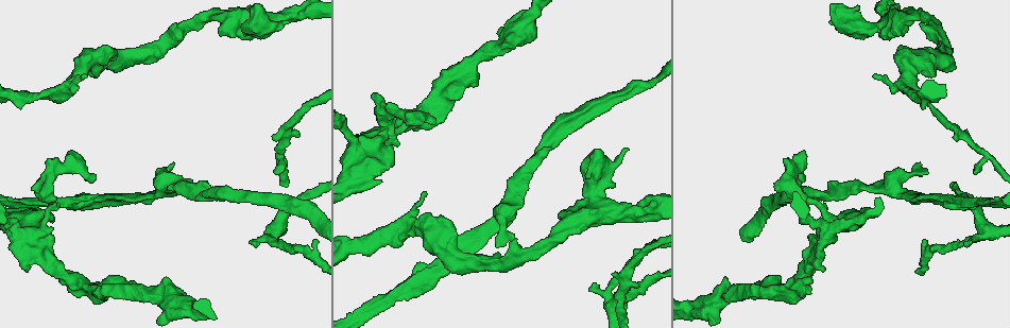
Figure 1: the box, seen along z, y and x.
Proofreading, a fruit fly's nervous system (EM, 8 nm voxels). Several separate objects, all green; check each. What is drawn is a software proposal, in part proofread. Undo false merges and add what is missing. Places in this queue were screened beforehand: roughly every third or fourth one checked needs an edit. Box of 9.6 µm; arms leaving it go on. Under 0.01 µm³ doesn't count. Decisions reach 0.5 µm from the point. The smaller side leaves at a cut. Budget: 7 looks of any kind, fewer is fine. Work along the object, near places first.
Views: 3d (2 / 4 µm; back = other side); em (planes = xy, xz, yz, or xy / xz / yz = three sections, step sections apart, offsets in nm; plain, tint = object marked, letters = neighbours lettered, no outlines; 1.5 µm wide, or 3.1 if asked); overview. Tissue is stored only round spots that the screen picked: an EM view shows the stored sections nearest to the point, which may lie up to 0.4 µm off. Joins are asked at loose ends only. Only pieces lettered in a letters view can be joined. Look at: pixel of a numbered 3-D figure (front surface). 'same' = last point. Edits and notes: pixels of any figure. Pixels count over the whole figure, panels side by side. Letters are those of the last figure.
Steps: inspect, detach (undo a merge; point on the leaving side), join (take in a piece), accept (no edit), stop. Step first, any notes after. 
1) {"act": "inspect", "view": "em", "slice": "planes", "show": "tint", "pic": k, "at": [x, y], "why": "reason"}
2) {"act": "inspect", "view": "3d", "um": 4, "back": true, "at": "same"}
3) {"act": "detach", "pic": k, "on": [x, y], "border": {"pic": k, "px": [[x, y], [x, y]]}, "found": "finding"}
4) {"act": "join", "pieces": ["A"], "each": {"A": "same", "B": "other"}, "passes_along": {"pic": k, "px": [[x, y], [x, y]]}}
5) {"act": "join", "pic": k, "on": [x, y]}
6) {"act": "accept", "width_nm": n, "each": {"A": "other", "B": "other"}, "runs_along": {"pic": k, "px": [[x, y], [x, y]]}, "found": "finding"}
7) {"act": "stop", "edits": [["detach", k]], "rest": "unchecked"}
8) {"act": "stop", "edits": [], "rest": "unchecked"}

{"act": "inspect", "view": "em", "um": 3.1, "slice": "xy", "step": 8, "show": "tint", "pic": 1, "at": [591, 204], "why": "a fork"}

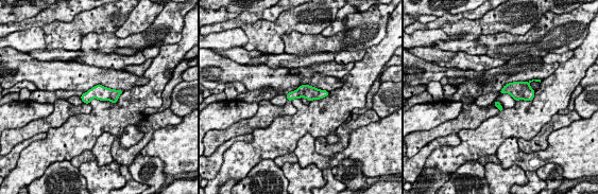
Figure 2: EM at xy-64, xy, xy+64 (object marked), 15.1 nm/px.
{"act": "inspect", "view": "em", "um": 3.1, "slice": "planes", "show": "tint", "at": "same"}

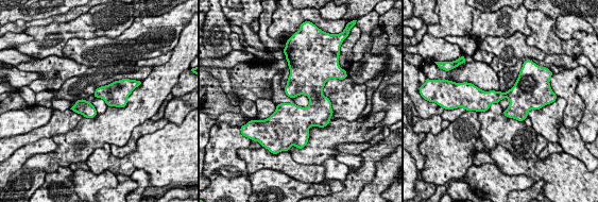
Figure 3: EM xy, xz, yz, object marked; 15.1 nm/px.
{"act": "inspect", "view": "em", "um": 3.1, "slice": "planes", "show": "letters", "at": "same"}

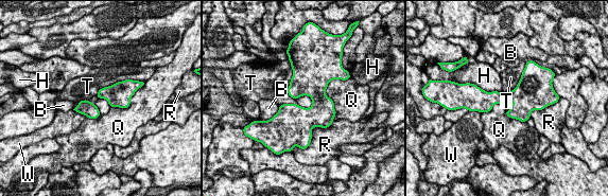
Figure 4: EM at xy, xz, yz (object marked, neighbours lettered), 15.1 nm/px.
{"act": "accept", "width_nm": 130, "each": {"B": "other", "H": "other", "Q": "other", "R": "other", "T": "other", "W": "other"}, "border": {"pic": 4, "px": [[127, 78], [104, 86], [98, 90]]}, "found": "one neuron here"}

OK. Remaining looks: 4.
{"act": "inspect", "view": "3d", "um": 2, "pic": 1, "at": [831, 21], "why": "free end"}

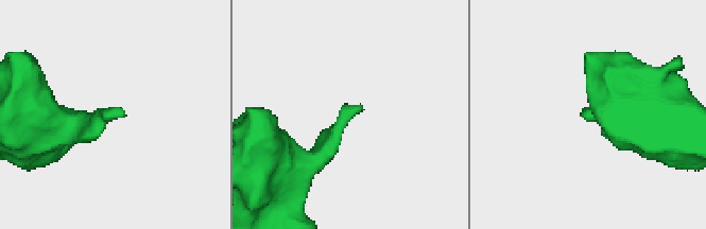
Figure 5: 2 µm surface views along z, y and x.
{"act": "inspect", "view": "em", "slice": "xz", "step": 4, "show": "letters", "pic": 5, "at": [121, 111]}

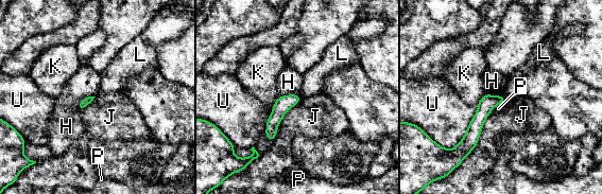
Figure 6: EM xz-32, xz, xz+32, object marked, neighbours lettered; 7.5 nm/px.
{"act": "accept", "each": {"H": "other", "J": "other", "K": "other", "L": "other", "P": "other", "U": "other"}, "found": "none of them fits"}

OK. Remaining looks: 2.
{"act": "inspect", "view": "em", "slice": "yz", "step": 4, "show": "letters", "pic": 1, "at": [26, 270], "why": "free end"}

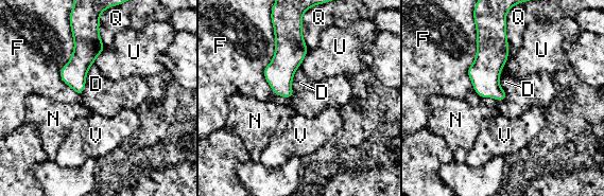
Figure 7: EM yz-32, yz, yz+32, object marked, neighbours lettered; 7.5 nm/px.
{"act": "inspect", "view": "em", "slice": "planes", "show": "letters", "at": "same"}

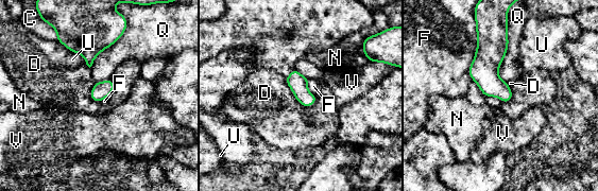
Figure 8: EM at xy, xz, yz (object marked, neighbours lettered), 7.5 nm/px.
{"act": "accept", "width_nm": 130, "longest_contact_nm": ["F", 400], "each": {"C": "other", "D": "other", "F": "other", "N": "other", "Q": "other", "U": "other", "V": "other"}, "found": "no lettered piece goes on from it"}

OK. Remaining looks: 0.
{"act": "stop", "edits": [], "rest": "unchecked"}

